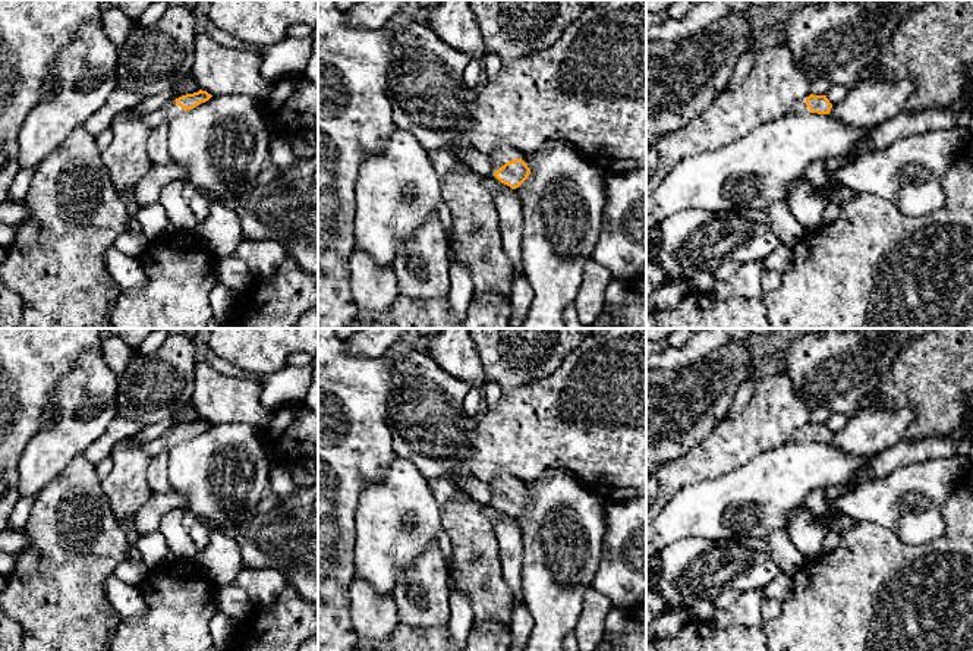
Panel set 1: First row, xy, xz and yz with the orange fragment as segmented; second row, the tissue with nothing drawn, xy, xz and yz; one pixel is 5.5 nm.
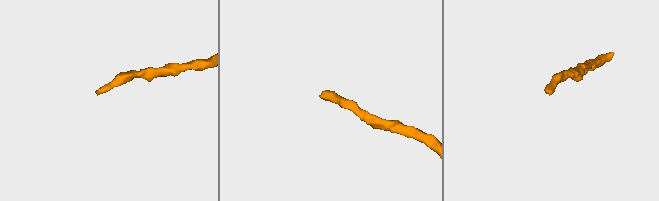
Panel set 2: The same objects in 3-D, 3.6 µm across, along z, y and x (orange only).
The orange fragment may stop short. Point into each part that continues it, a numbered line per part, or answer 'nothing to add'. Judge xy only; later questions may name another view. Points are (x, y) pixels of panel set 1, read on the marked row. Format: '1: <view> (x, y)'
1: xy (164, 115)

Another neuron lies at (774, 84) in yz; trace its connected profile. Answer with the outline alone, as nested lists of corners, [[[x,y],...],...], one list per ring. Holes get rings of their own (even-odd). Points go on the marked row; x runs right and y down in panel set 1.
[[[777,43],[761,50],[741,85],[721,91],[698,117],[656,142],[656,164],[646,182],[646,196],[680,161],[731,145],[755,128],[790,114],[793,106],[809,95],[810,81],[800,72],[791,51],[784,44]]]

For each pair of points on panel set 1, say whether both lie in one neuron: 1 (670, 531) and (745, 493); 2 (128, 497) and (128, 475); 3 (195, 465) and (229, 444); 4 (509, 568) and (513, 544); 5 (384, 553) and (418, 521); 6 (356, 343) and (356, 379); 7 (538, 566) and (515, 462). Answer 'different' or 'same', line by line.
1: same
2: same
3: same
4: same
5: same
6: different
7: different

